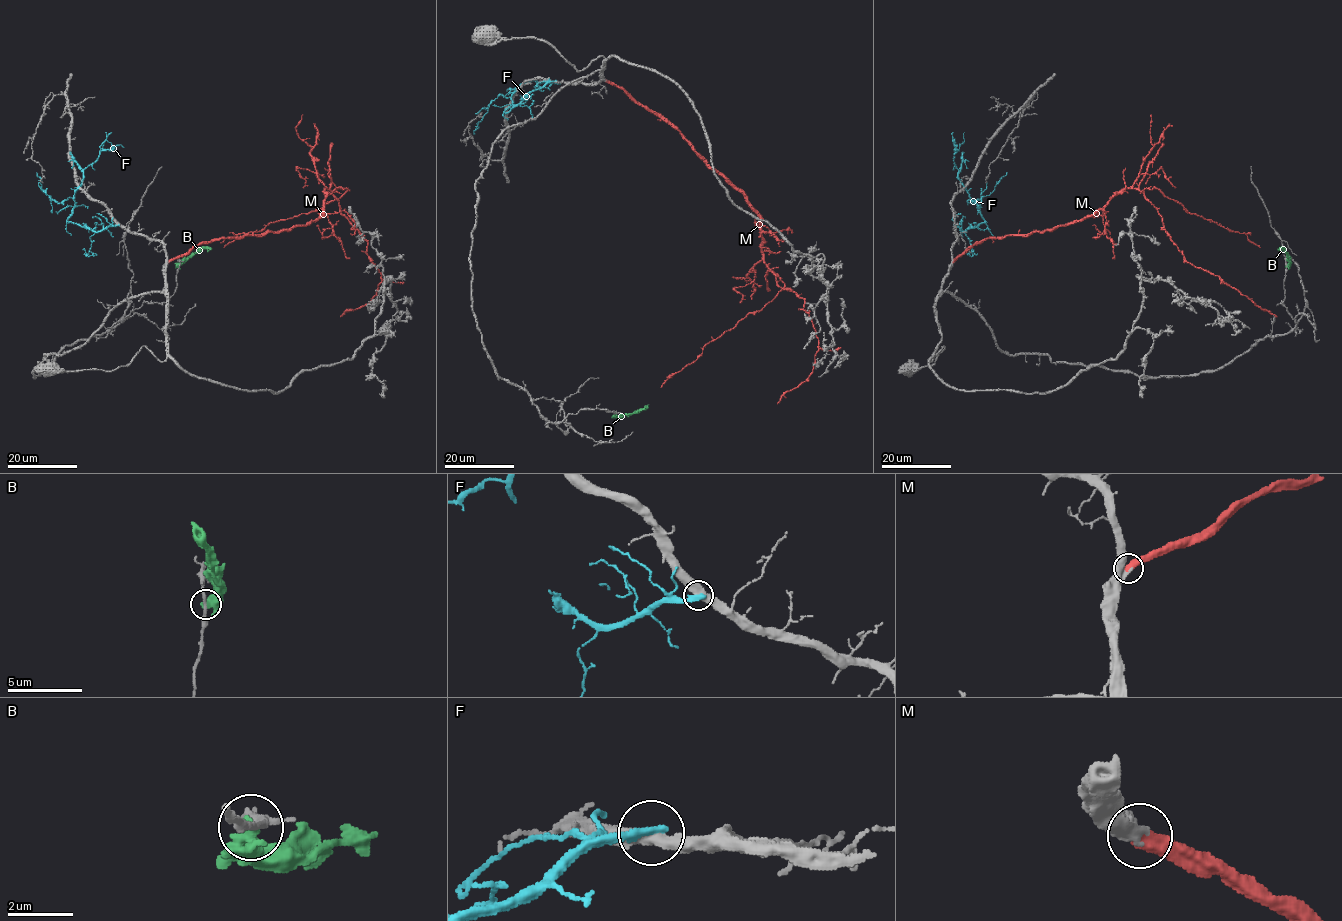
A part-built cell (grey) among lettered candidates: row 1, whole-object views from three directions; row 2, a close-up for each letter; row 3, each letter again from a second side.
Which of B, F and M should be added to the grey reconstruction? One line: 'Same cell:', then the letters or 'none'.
Same cell: M

